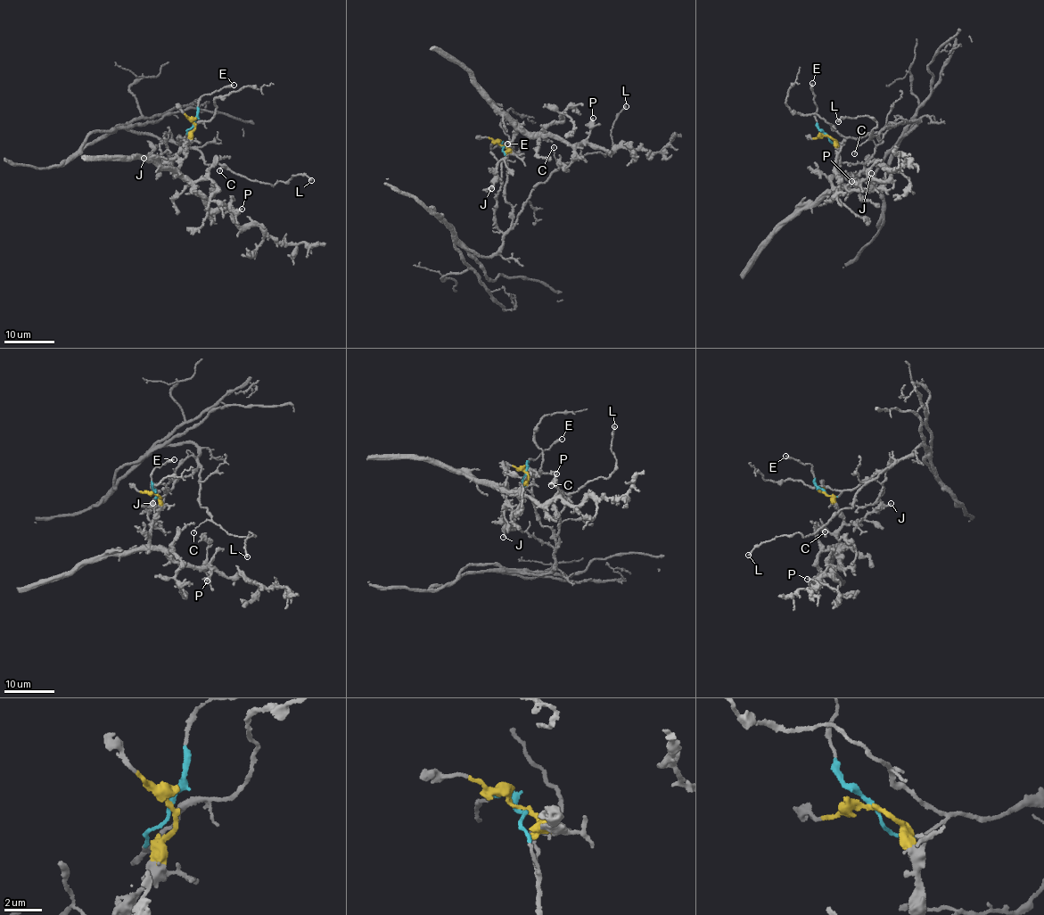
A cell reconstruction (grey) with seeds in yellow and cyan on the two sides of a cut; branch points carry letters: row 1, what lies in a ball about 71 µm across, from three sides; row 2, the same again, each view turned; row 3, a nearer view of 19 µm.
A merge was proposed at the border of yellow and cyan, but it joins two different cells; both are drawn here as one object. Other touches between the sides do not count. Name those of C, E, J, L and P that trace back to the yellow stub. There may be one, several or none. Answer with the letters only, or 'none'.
J, P

